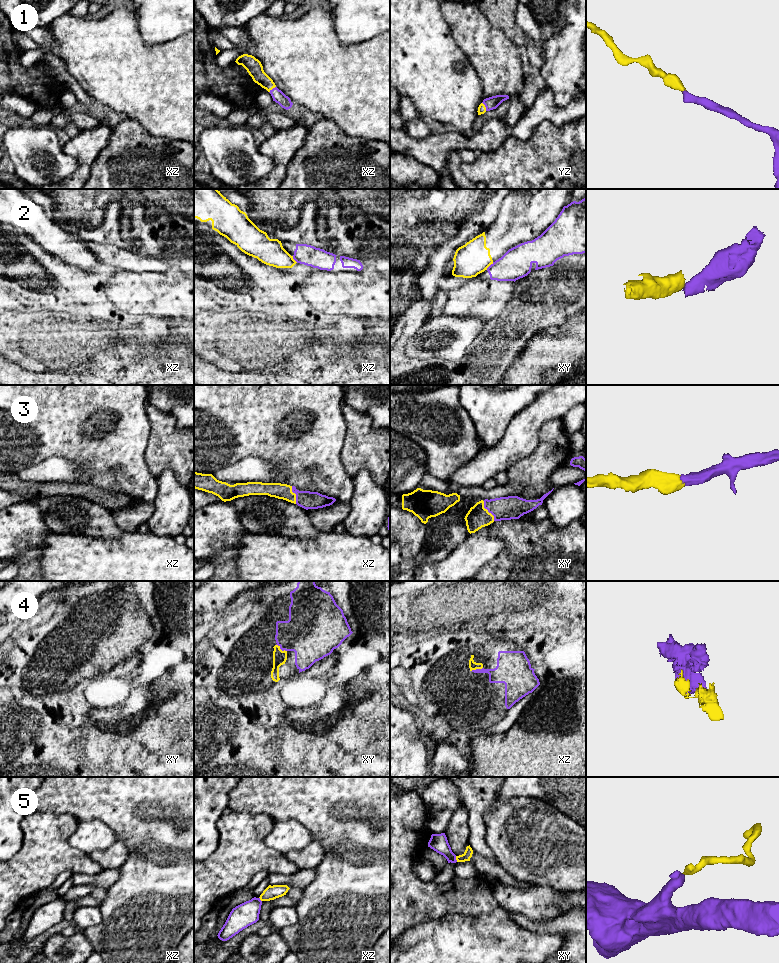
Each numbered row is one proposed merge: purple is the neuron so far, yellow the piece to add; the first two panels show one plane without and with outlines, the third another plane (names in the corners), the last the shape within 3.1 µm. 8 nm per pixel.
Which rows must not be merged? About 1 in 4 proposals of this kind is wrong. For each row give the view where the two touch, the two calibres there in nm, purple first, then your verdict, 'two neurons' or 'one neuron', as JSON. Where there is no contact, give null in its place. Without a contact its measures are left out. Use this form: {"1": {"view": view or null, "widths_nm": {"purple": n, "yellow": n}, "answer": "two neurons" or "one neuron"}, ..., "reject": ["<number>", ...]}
{"1": {"view": "yz", "widths_nm": {"purple": 100, "yellow": 60}, "answer": "one neuron"}, "2": {"view": "xy", "widths_nm": {"purple": 240, "yellow": 260}, "answer": "two neurons"}, "3": {"view": "xy", "widths_nm": {"purple": 190, "yellow": 180}, "answer": "one neuron"}, "4": {"view": "xy", "widths_nm": {"purple": 360, "yellow": 110}, "answer": "one neuron"}, "5": {"view": "xy", "widths_nm": {"purple": 140, "yellow": 70}, "answer": "two neurons"}, "reject": ["2", "5"]}

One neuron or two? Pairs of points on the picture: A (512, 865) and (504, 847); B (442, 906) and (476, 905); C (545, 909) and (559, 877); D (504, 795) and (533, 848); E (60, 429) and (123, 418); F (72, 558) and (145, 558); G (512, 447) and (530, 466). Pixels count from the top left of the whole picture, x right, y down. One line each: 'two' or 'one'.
A: one
B: one
C: two
D: two
E: one
F: one
G: two

